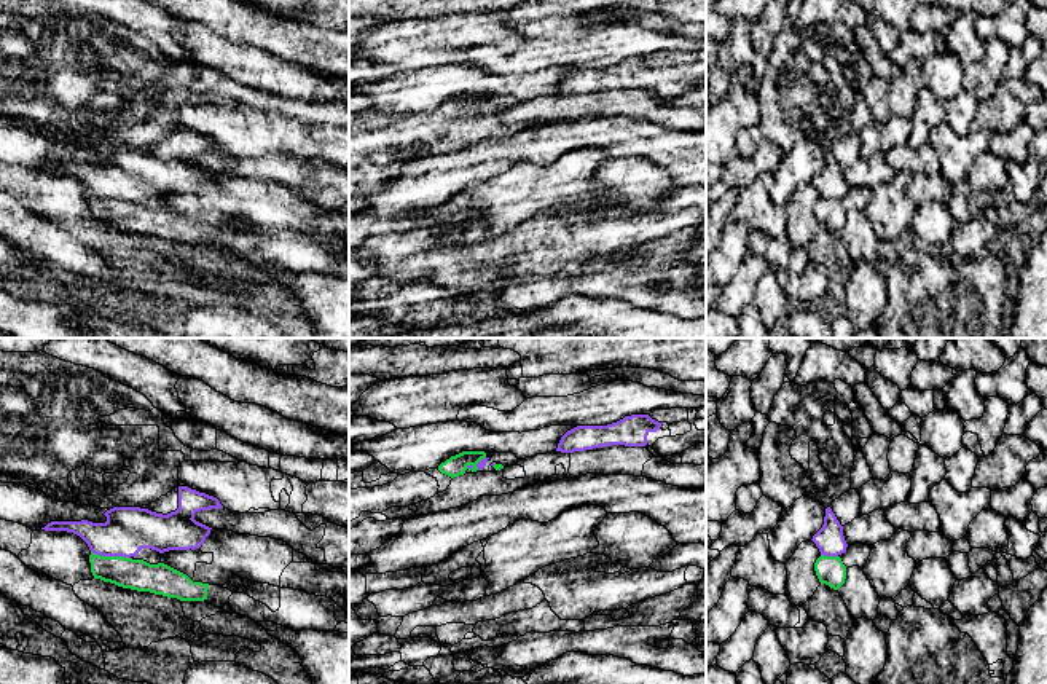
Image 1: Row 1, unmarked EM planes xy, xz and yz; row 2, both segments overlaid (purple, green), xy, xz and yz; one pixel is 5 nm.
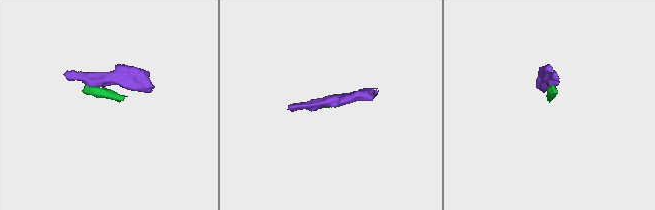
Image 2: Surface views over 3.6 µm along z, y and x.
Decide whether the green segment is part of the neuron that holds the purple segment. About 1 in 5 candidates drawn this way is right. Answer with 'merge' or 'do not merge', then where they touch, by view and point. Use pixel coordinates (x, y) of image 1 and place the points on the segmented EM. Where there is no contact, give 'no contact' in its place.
do not merge; meets purple in xy at (110, 555)

